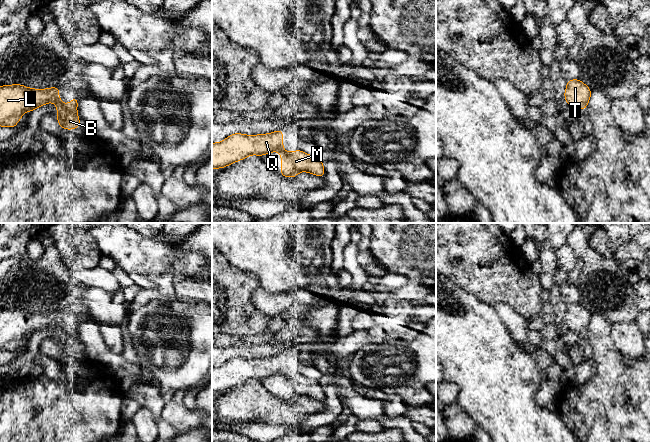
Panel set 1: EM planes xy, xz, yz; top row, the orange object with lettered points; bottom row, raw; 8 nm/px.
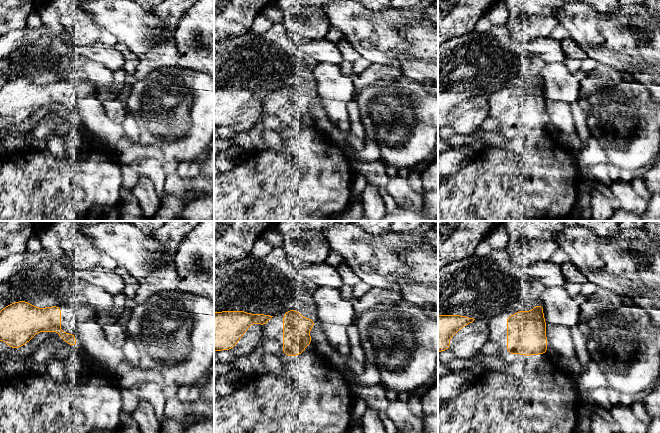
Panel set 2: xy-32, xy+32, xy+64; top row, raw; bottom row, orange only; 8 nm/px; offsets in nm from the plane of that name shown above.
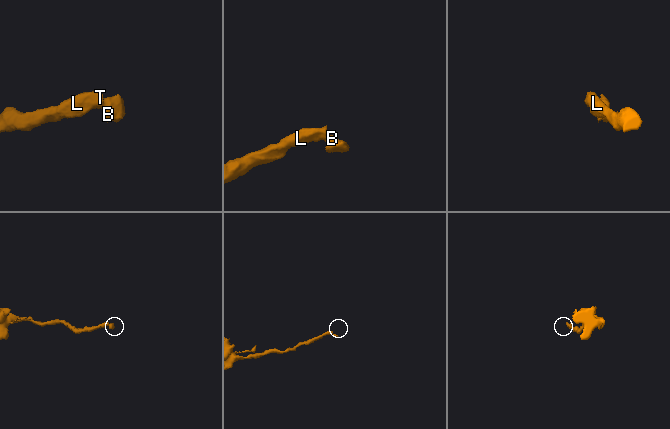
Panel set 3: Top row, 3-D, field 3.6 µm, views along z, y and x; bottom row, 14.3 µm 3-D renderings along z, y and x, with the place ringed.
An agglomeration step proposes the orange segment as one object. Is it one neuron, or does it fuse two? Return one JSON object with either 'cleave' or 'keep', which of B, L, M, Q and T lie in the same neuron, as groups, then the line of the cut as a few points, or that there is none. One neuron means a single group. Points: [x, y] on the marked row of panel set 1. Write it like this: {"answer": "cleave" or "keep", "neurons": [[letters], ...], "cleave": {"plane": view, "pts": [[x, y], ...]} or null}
{"answer": "cleave", "neurons": [["B", "M"], ["L", "Q", "T"]], "cleave": {"plane": "xy", "pts": [[58, 99], [54, 102]]}}

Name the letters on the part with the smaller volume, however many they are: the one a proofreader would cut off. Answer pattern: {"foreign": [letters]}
{"foreign": ["B", "M"]}

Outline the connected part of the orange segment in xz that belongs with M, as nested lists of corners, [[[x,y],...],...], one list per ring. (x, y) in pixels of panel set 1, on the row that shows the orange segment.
[[[299,149],[292,153],[284,150],[278,152],[281,154],[280,175],[293,178],[303,171],[315,176],[324,177],[323,162],[317,156],[305,154]]]

